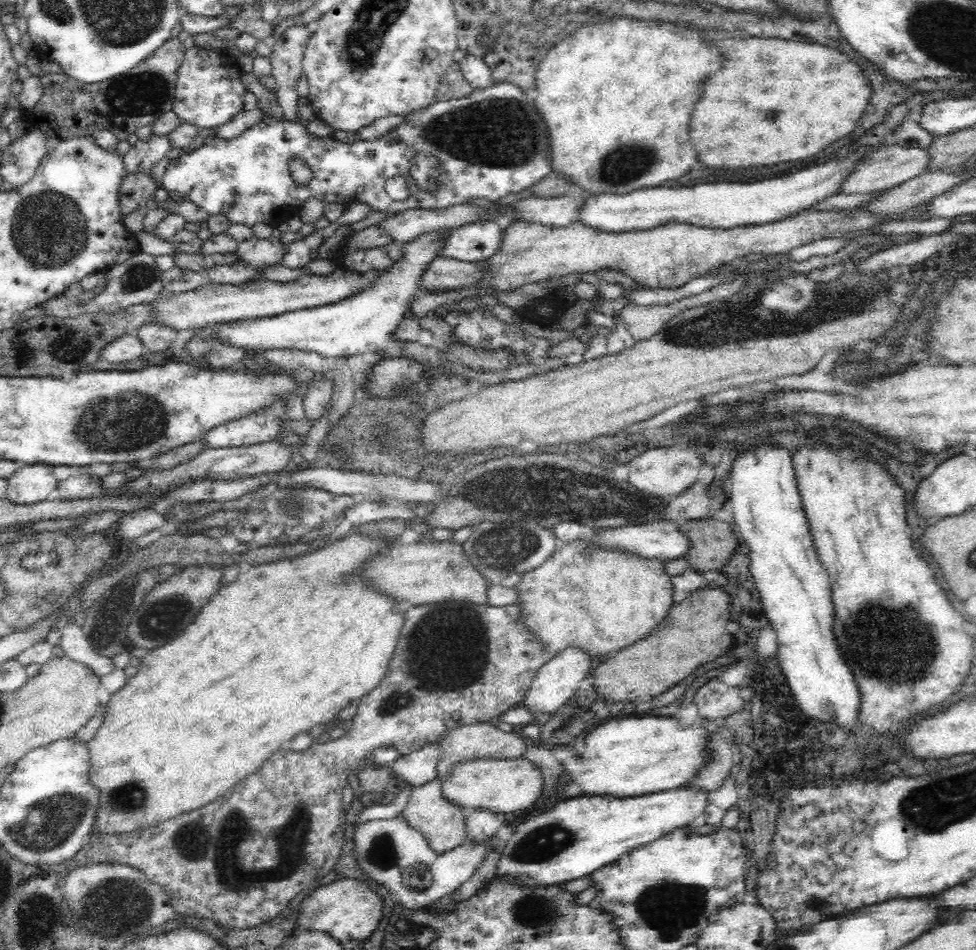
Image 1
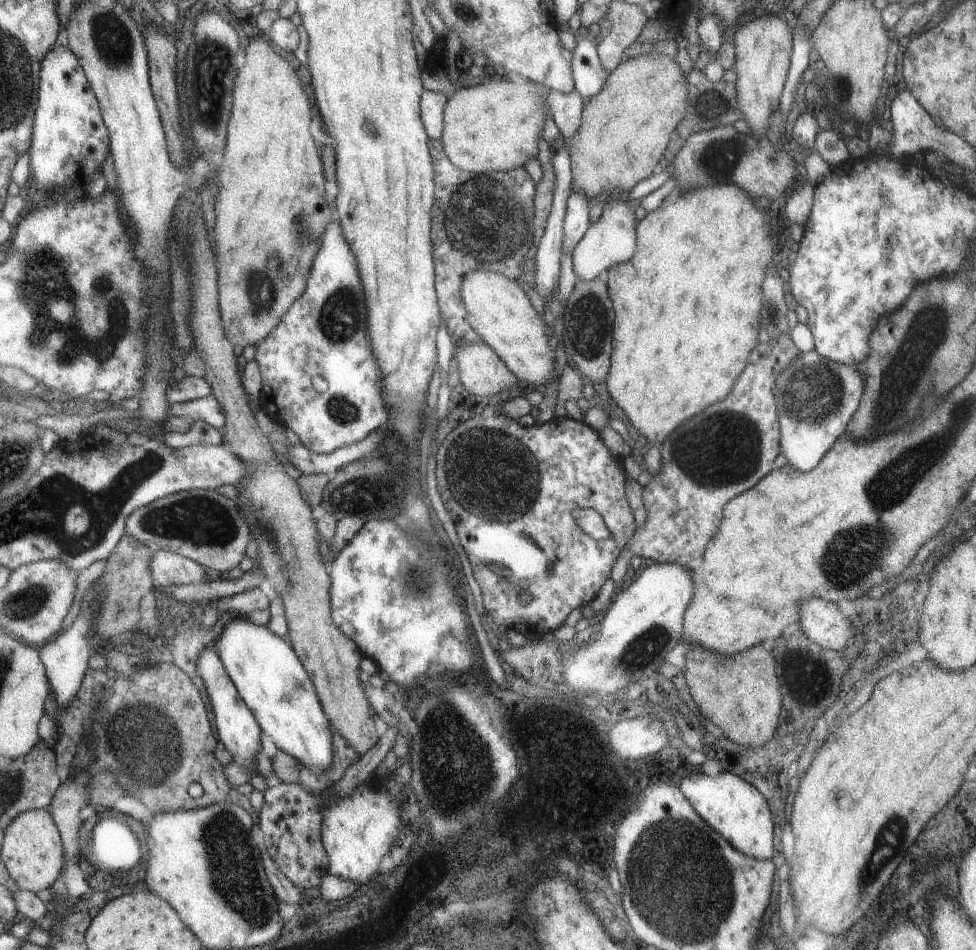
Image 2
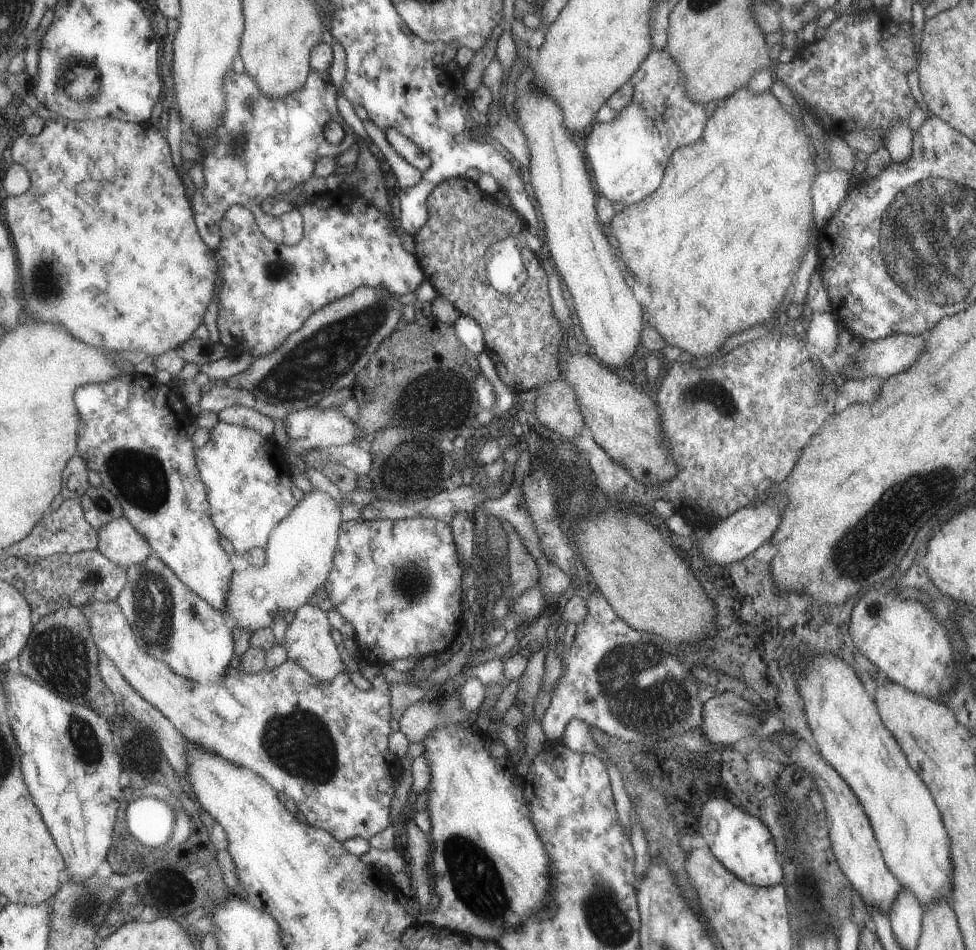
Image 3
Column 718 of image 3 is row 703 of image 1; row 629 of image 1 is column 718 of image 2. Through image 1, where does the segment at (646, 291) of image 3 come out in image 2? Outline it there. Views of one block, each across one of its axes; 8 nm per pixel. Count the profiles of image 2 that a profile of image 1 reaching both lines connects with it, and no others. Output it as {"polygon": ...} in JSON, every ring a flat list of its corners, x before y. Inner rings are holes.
{"polygon":[[715,184,709,188,687,190,679,193,678,196,666,197,657,208,646,212,636,223,636,248,633,256,627,262,609,266,604,273,609,300,614,310,610,365,604,378,606,389,616,405,623,410,633,428,639,432,642,447,659,445,683,420,700,413,709,404,723,400,748,364,752,349,759,342,760,310,764,300,762,286,765,277,768,276,770,263,773,260,781,261,782,256,777,248,779,242,777,235,781,230,775,214,771,214,771,210,757,208,754,205,755,201,747,191,741,190,735,184]]}

